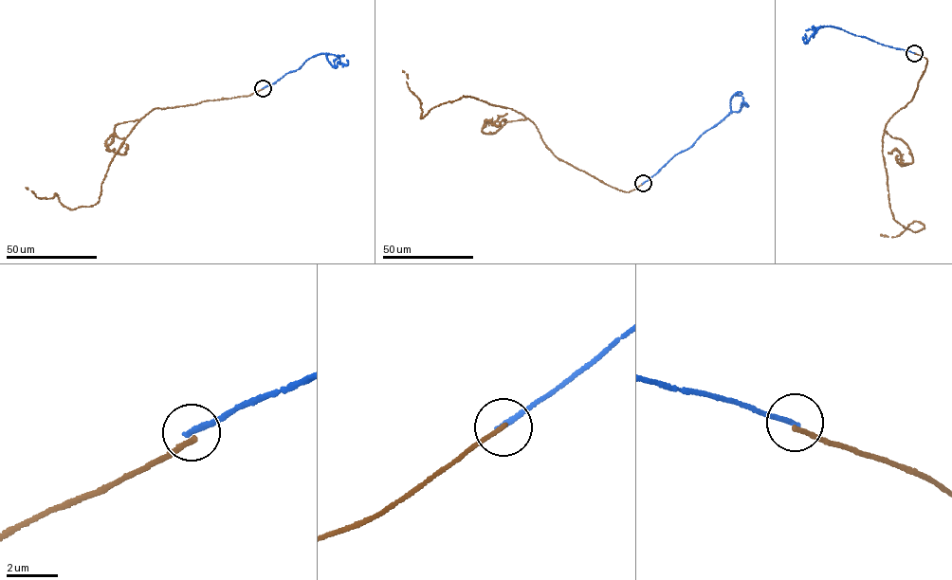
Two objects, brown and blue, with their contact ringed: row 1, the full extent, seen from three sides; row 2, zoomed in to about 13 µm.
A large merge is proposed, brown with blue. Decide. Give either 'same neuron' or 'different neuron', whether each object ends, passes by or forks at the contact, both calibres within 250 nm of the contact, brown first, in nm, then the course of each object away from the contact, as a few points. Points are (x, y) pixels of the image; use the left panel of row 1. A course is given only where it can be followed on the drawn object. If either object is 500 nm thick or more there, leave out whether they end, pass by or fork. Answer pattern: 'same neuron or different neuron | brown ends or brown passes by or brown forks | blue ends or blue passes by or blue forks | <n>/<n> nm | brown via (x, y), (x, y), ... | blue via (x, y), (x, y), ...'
different neuron | brown ends | blue ends | 160/220 nm | brown via (263, 88), (247, 96), (154, 108), (113, 157), (94, 205), (72, 209), (56, 193), (41, 198), (26, 188) | blue via (263, 88), (321, 53), (327, 54), (333, 66), (340, 64)

